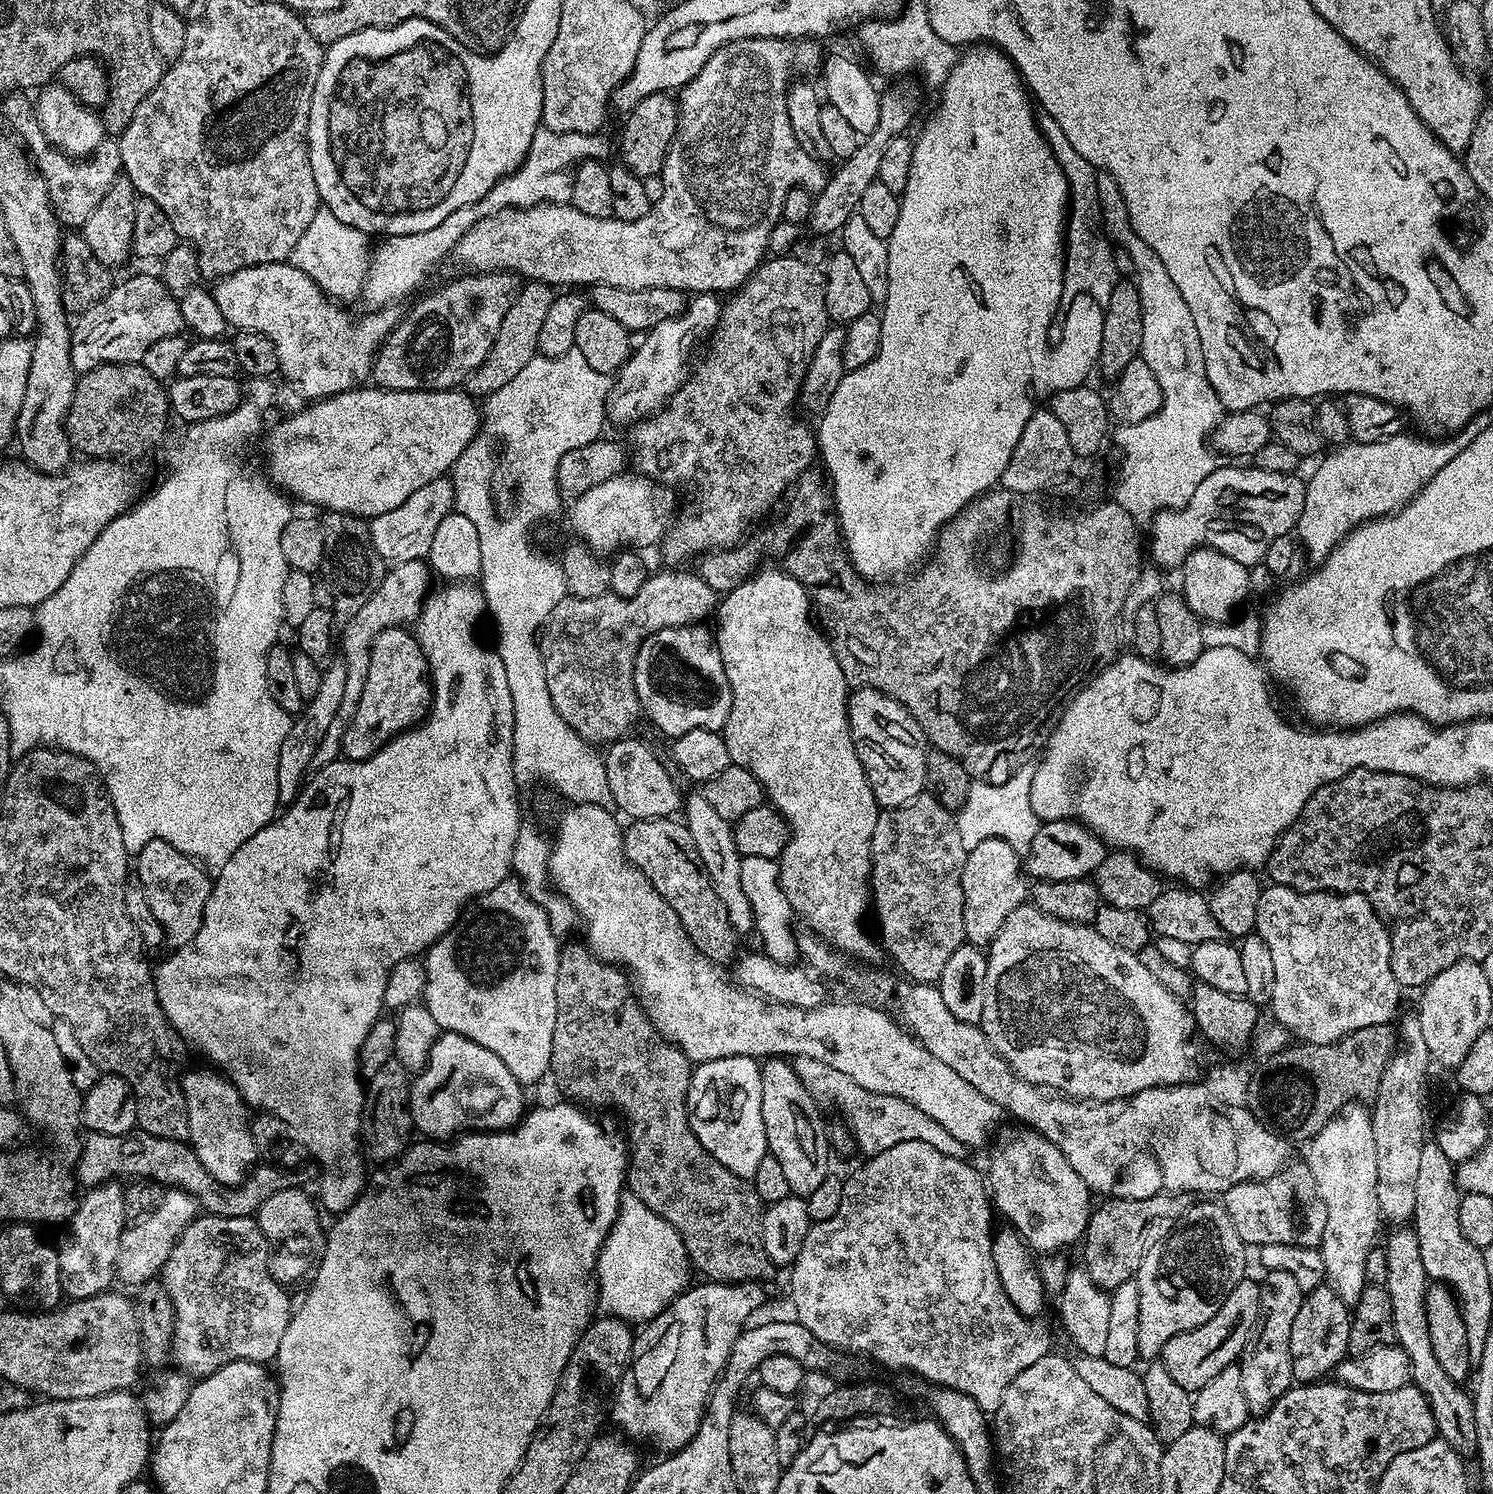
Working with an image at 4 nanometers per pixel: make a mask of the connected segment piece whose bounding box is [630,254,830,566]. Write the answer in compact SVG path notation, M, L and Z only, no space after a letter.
M795 254L773 255L765 259L764 263L749 276L747 282L735 289L734 294L727 297L726 303L720 309L720 320L711 333L712 345L704 356L704 361L697 368L691 369L690 375L680 385L680 389L672 395L671 400L664 405L660 411L647 416L644 420L635 421L631 425L632 448L630 444L630 456L636 459L634 465L637 473L653 478L659 477L665 485L688 484L696 476L696 501L685 510L684 513L675 517L674 523L664 533L662 549L664 556L669 560L669 565L680 566L683 560L695 561L706 552L715 552L717 548L733 548L735 544L745 539L746 533L753 527L752 523L759 518L763 512L768 512L778 501L791 489L803 472L813 467L812 459L818 456L818 445L816 443L815 431L804 420L796 417L792 407L797 407L800 398L800 387L804 384L804 375L810 366L810 358L814 358L814 350L818 342L822 342L822 334L830 327L830 321L826 314L826 302L824 301L824 273L819 267L815 268L808 260L799 260Z

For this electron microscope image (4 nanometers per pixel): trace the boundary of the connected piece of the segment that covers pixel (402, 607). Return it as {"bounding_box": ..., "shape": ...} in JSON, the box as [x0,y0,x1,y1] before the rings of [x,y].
{"bounding_box":[313,560,430,769],"shape":[[[424,560],[391,565],[385,571],[384,580],[378,586],[378,590],[370,594],[366,606],[362,606],[362,610],[358,610],[358,614],[354,614],[354,618],[350,618],[343,625],[344,637],[341,640],[339,637],[338,652],[346,666],[346,690],[342,693],[342,706],[338,706],[338,714],[334,714],[334,719],[326,729],[326,738],[322,738],[322,746],[314,750],[313,769],[334,762],[341,755],[346,726],[354,718],[356,707],[362,698],[362,686],[366,686],[366,674],[370,670],[370,650],[374,646],[374,638],[378,638],[378,634],[387,628],[408,626],[419,621],[420,610],[430,595],[428,576],[430,577],[430,568]]]}

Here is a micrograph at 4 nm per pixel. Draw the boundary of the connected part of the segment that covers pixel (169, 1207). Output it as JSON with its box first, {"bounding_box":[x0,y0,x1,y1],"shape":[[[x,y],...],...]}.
{"bounding_box":[116,1190,198,1290],"shape":[[[175,1190],[165,1191],[158,1205],[147,1216],[127,1225],[118,1242],[118,1262],[116,1263],[116,1280],[119,1283],[129,1284],[137,1290],[151,1285],[152,1280],[164,1271],[166,1258],[170,1258],[170,1250],[178,1242],[178,1238],[190,1226],[192,1220],[198,1215],[196,1199],[188,1192],[177,1192]]]}

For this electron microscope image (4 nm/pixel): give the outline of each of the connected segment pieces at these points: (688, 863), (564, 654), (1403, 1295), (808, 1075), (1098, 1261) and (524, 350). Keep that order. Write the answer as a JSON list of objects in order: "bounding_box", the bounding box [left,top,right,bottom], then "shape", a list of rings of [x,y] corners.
[{"bounding_box":[623,818,738,962],"shape":[[[663,818],[633,819],[628,825],[623,829],[626,858],[638,870],[642,870],[658,894],[662,894],[662,898],[674,906],[674,914],[678,914],[686,934],[699,952],[717,962],[731,961],[737,955],[738,933],[727,916],[726,906],[715,893],[686,824],[676,818]]]},{"bounding_box":[538,571,718,746],"shape":[[[653,571],[634,598],[616,596],[611,590],[598,598],[567,595],[562,602],[558,602],[558,606],[554,606],[539,633],[538,647],[542,654],[542,666],[546,670],[546,686],[550,686],[554,706],[588,744],[608,746],[613,741],[627,737],[632,732],[632,723],[641,719],[640,699],[628,681],[634,674],[634,662],[644,639],[663,628],[680,628],[683,624],[707,621],[717,611],[718,593],[702,582],[695,571],[668,571],[672,572]]]},{"bounding_box":[1383,1226,1476,1458],"shape":[[[1400,1226],[1383,1245],[1389,1266],[1389,1278],[1386,1283],[1392,1299],[1392,1317],[1394,1318],[1395,1343],[1406,1350],[1410,1358],[1412,1371],[1411,1383],[1424,1392],[1434,1414],[1436,1431],[1439,1439],[1445,1440],[1454,1451],[1465,1458],[1471,1457],[1476,1450],[1476,1423],[1474,1422],[1473,1397],[1463,1392],[1457,1381],[1451,1380],[1442,1370],[1438,1358],[1434,1358],[1434,1346],[1430,1342],[1430,1330],[1426,1322],[1424,1299],[1430,1287],[1426,1270],[1422,1266],[1422,1254],[1418,1251],[1418,1238],[1415,1231],[1408,1226]]]},{"bounding_box":[791,1055,967,1159],"shape":[[[798,1055],[791,1059],[792,1069],[798,1078],[802,1079],[806,1090],[819,1104],[834,1102],[843,1104],[850,1122],[848,1122],[857,1149],[864,1152],[863,1155],[876,1155],[891,1146],[896,1146],[901,1142],[910,1140],[920,1140],[934,1146],[942,1153],[948,1152],[951,1157],[963,1159],[967,1155],[967,1148],[958,1142],[956,1138],[944,1126],[938,1124],[934,1118],[918,1110],[905,1099],[895,1098],[894,1095],[878,1094],[877,1092],[867,1091],[858,1087],[852,1079],[841,1074],[834,1067],[820,1062],[816,1058]]]},{"bounding_box":[1082,1192,1190,1290],"shape":[[[1186,1192],[1161,1194],[1141,1200],[1105,1199],[1097,1203],[1088,1217],[1088,1230],[1082,1237],[1084,1244],[1083,1267],[1090,1278],[1105,1290],[1122,1286],[1122,1282],[1133,1279],[1142,1266],[1142,1258],[1161,1239],[1168,1235],[1190,1207],[1190,1196]]]},{"bounding_box":[466,280,553,398],"shape":[[[541,280],[525,283],[519,289],[515,302],[510,310],[506,310],[506,318],[502,318],[502,326],[498,330],[498,338],[494,338],[490,354],[482,362],[482,366],[478,366],[467,378],[466,391],[469,396],[486,398],[502,390],[502,386],[506,386],[506,382],[510,382],[510,378],[519,374],[522,366],[526,366],[526,362],[537,355],[538,333],[542,331],[542,321],[546,318],[546,310],[550,310],[553,295],[553,285],[543,284]]]}]

